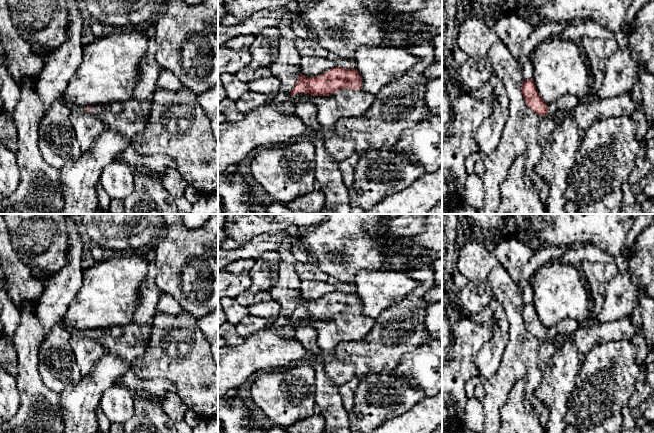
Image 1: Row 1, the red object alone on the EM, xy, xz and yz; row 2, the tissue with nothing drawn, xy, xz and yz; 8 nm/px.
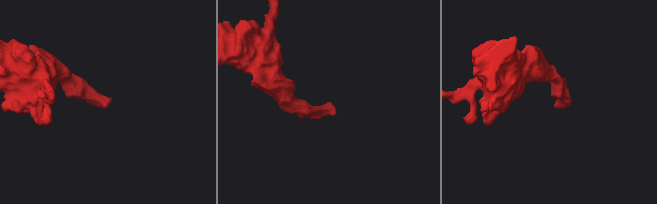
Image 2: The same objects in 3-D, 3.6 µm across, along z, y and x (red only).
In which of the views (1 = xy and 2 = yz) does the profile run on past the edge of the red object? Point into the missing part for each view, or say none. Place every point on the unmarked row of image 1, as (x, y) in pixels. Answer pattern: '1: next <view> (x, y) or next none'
1: next xy (122, 344)
2: next yz (559, 380)

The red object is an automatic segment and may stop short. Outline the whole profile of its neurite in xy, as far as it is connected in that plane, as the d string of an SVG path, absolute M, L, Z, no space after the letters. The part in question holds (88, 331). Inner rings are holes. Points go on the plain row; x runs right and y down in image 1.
M152 248L142 252L148 257L148 266L138 288L139 300L130 323L87 330L87 335L102 345L105 355L91 374L82 376L78 383L60 393L63 433L101 433L96 409L102 393L129 371L133 361L145 351L162 292L155 283L157 267Z

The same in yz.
M533 302L523 306L521 316L526 330L537 339L554 340L558 336L564 338L559 351L549 361L543 381L534 395L549 409L545 432L565 433L568 426L564 420L568 396L576 385L576 376L582 362L582 356L573 341L574 332L580 324L574 319L565 319L546 328L536 314Z

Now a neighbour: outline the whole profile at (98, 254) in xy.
M92 245L90 253L96 263L101 262L105 259L105 250L100 248L99 246Z

